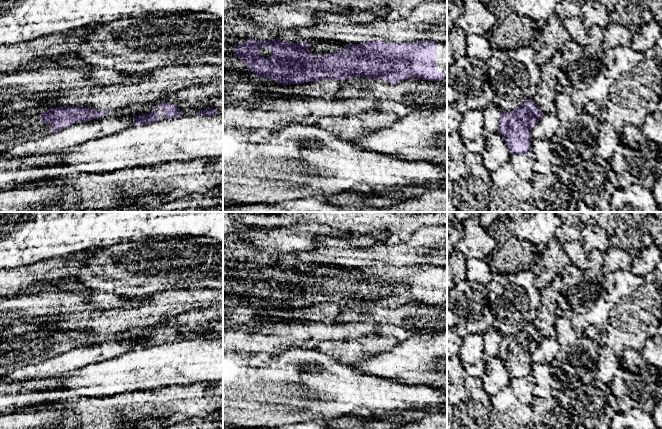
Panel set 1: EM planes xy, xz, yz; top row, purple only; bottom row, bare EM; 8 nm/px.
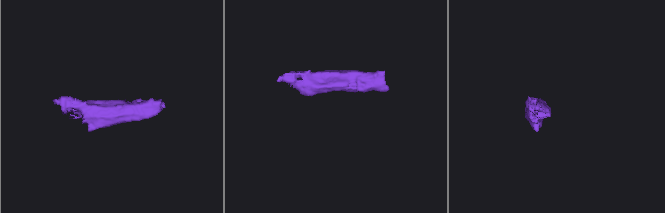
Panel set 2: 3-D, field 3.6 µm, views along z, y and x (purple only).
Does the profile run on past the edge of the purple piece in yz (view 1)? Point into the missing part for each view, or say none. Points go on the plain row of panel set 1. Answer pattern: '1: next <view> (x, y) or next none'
1: next none

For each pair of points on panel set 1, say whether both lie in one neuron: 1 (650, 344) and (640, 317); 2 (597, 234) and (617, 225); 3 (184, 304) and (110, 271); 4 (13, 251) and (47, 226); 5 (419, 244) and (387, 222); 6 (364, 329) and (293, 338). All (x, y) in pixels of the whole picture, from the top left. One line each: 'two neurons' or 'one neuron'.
1: two neurons
2: two neurons
3: two neurons
4: one neuron
5: two neurons
6: one neuron

